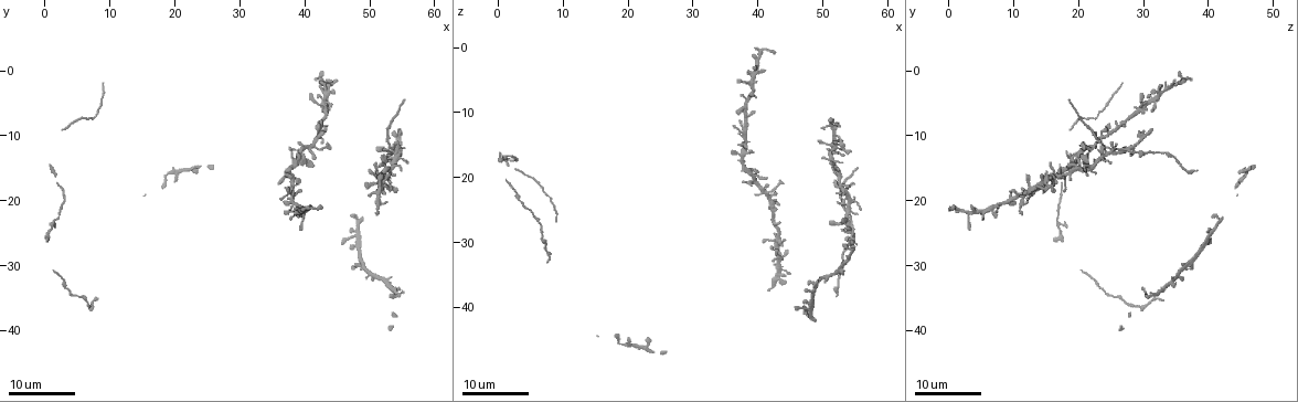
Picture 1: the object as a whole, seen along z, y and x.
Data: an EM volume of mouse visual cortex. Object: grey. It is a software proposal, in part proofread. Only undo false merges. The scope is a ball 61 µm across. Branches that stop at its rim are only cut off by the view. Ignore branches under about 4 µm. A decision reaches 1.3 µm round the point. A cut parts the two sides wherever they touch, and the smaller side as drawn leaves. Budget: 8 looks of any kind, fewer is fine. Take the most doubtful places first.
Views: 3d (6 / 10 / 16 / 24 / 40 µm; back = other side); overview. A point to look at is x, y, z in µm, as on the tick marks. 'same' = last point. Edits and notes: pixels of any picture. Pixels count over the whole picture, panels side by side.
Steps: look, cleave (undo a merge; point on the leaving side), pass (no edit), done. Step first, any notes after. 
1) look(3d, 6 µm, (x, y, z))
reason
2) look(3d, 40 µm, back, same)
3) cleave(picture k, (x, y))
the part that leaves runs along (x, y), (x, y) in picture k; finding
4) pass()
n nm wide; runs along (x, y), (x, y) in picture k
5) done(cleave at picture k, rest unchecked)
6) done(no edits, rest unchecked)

look(3d, 24 µm, (41.0, 11.5, 22.5))
four-way junction

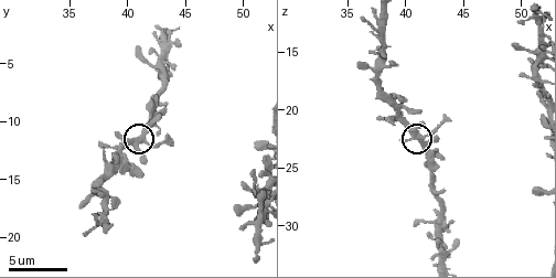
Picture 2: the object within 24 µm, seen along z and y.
look(3d, 10 µm, (41.0, 11.4, 22.4))

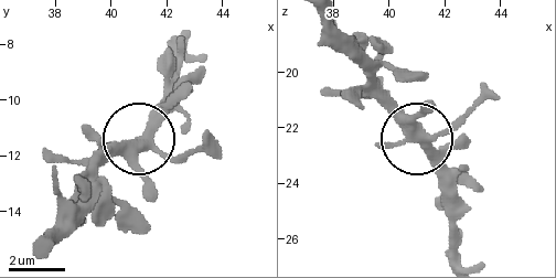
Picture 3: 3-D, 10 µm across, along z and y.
look(3d, 6 µm, (41.0, 11.5, 22.3))

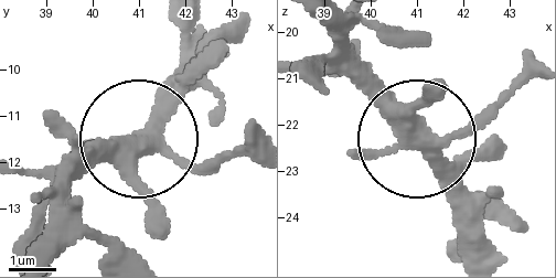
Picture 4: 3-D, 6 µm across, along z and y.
pass()
runs along (533, 76), (423, 143), (470, 211) in picture 4; one neuron here

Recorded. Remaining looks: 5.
look(3d, 24 µm, (53.0, 12.0, 24.5))

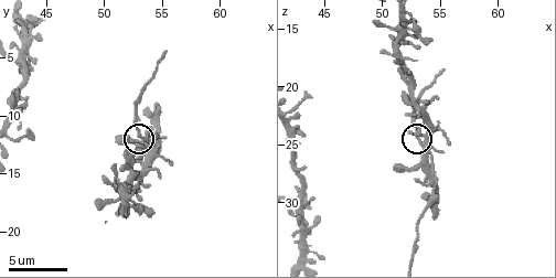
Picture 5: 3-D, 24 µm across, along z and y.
look(3d, 10 µm, same)
zoom in

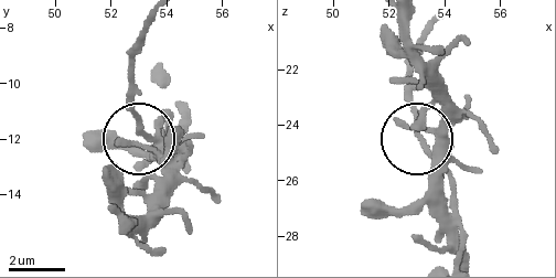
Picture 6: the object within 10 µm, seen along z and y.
pass()
210 nm wide; continuous, no second neuron

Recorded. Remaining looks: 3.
look(3d, 24 µm, (51.5, 16.5, 16.5))

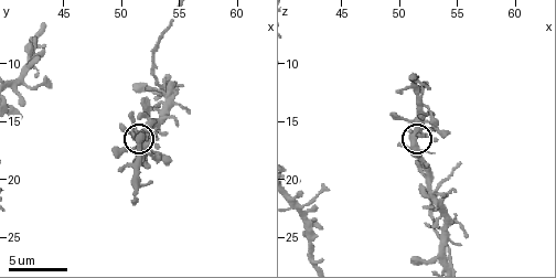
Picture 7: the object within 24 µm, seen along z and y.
look(3d, 6 µm, same)

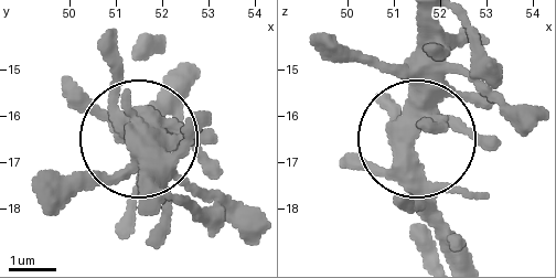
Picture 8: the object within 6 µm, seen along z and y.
pass()
410 nm wide; continuous, no second neuron

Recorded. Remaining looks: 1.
look(3d, 6 µm, (43.2, 6.8, 28.6))
thick turns thin

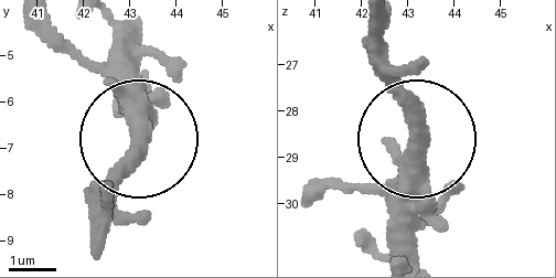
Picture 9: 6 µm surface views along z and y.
pass()
continuous, no second neuron

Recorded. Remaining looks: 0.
done(no edits, rest unchecked)

